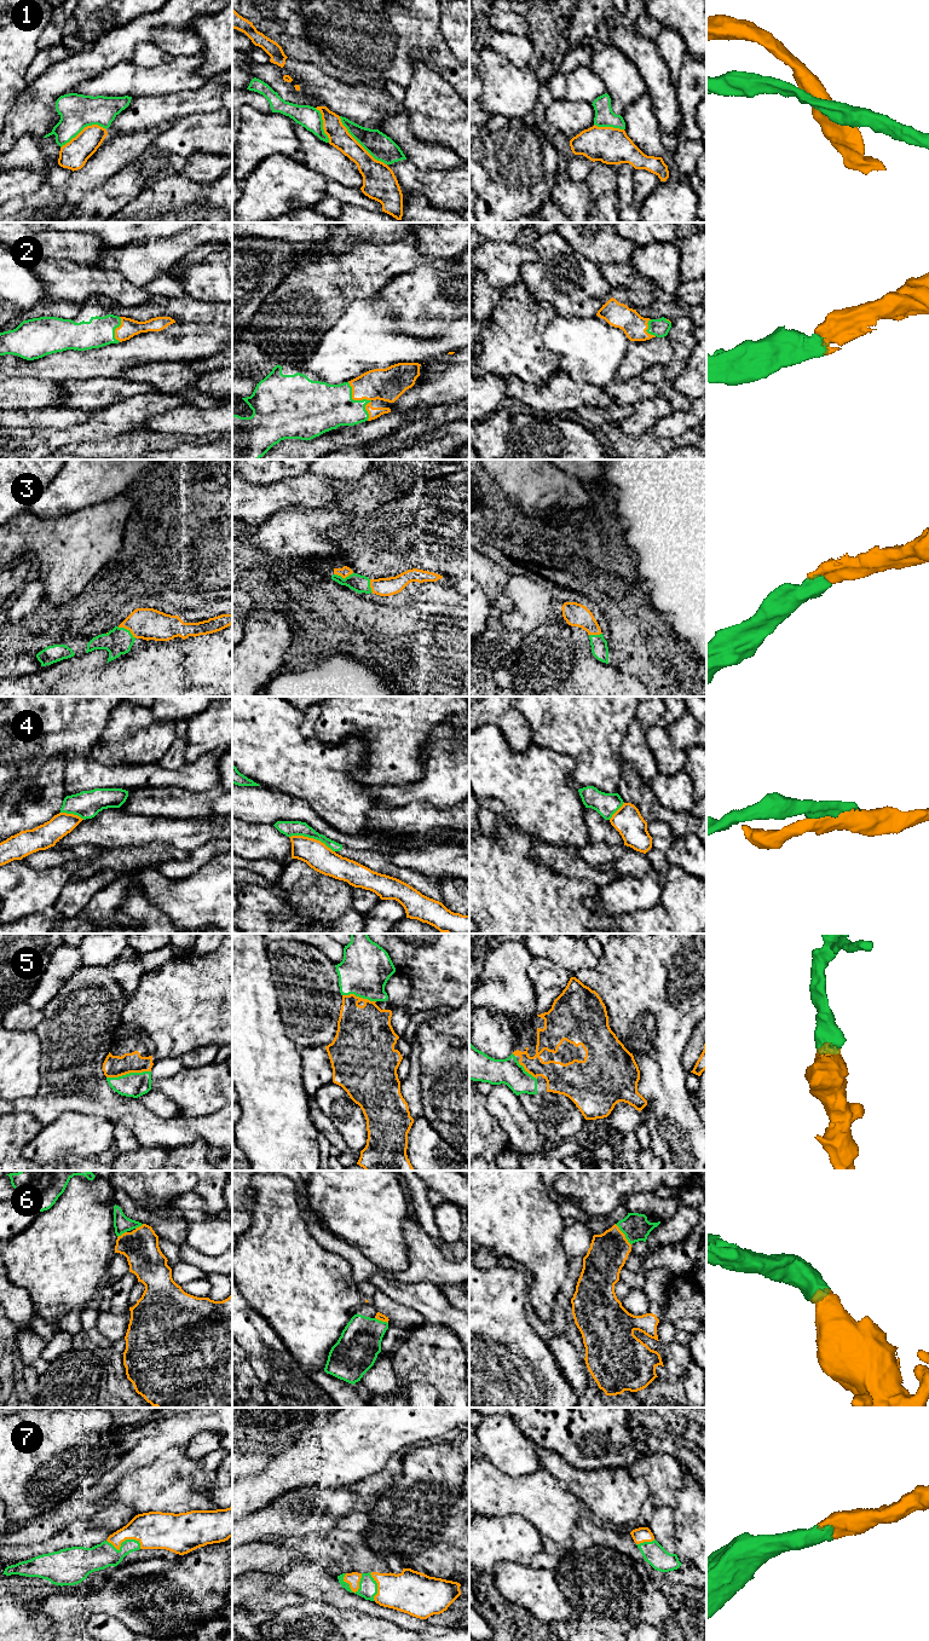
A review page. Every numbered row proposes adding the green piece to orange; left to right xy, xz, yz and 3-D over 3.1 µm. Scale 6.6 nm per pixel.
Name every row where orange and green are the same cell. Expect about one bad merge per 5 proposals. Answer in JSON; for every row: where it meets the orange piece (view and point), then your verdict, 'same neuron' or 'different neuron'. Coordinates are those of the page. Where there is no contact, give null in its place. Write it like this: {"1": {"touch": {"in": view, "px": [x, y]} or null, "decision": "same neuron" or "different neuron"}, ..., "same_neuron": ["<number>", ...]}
{"1": {"touch": {"in": "xz", "px": [357, 142]}, "decision": "different neuron"}, "2": {"touch": {"in": "xz", "px": [362, 399]}, "decision": "same neuron"}, "3": {"touch": {"in": "xy", "px": [127, 629]}, "decision": "same neuron"}, "4": {"touch": {"in": "xz", "px": [312, 838]}, "decision": "different neuron"}, "5": {"touch": {"in": "xy", "px": [128, 1073]}, "decision": "same neuron"}, "6": {"touch": {"in": "yz", "px": [624, 1235]}, "decision": "same neuron"}, "7": {"touch": {"in": "xy", "px": [125, 1540]}, "decision": "same neuron"}, "same_neuron": ["2", "3", "5", "6", "7"]}

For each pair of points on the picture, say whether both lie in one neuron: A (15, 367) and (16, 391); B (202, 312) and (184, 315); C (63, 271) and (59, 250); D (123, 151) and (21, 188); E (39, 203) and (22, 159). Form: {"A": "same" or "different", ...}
{"A": "different", "B": "same", "C": "different", "D": "different", "E": "different"}

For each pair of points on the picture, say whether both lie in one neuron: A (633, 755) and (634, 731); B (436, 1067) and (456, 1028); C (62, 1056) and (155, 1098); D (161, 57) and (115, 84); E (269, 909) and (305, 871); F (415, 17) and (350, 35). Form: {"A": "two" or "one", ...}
{"A": "one", "B": "two", "C": "two", "D": "two", "E": "two", "F": "one"}

